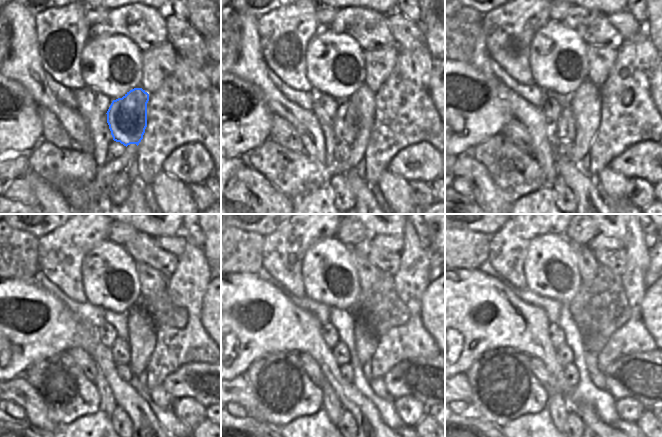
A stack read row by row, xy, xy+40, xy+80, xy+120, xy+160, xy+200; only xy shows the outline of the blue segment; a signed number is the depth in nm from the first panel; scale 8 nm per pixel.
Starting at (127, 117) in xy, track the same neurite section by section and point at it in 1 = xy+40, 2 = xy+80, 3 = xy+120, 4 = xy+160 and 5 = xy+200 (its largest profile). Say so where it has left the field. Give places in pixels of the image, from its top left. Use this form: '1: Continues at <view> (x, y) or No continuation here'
1: Continues at xy+40 (346, 121)
2: Continues at xy+80 (566, 131)
3: Continues at xy+120 (120, 349)
4: Continues at xy+160 (341, 353)
5: Continues at xy+200 (564, 354)

